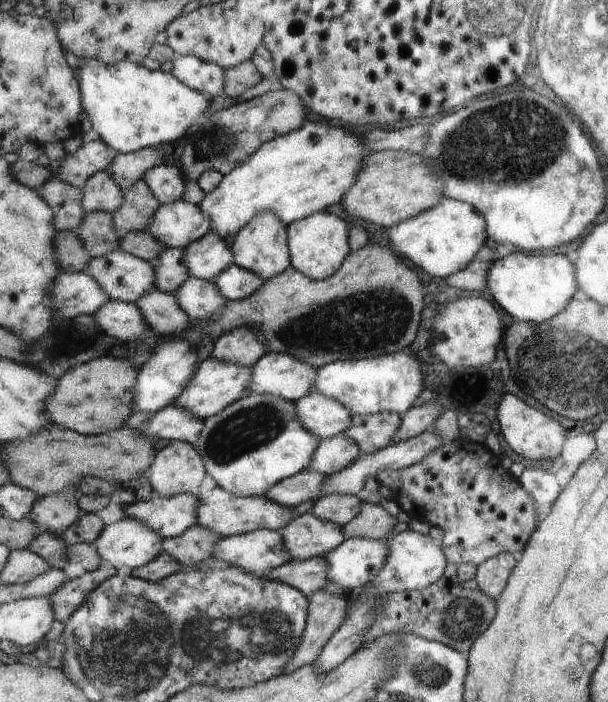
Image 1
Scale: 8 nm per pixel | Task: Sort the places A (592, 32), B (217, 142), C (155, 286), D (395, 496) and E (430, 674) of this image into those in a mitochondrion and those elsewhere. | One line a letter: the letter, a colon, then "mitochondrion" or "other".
A: mitochondrion
B: mitochondrion
C: other
D: other
E: mitochondrion

